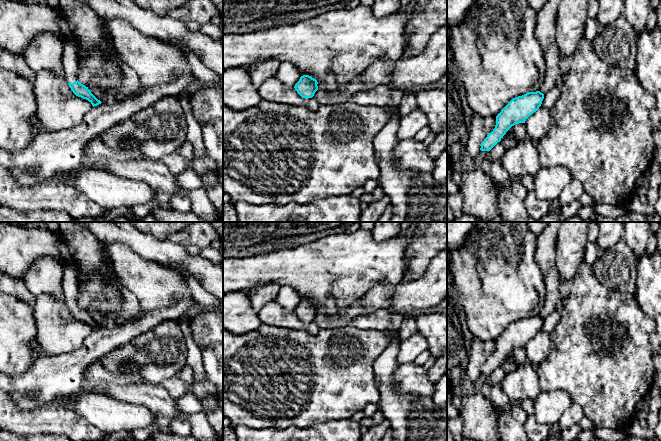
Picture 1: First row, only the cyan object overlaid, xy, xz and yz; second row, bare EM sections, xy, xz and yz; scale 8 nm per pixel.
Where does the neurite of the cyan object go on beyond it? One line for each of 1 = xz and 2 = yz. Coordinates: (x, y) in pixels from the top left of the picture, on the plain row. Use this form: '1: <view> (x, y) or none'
1: none
2: none

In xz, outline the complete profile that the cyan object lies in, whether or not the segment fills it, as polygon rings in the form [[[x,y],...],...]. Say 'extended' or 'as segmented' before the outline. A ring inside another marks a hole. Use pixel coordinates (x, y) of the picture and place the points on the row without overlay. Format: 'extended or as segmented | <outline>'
as segmented | [[[303,299],[295,308],[294,312],[302,322],[312,322],[318,314],[318,306],[309,299]]]

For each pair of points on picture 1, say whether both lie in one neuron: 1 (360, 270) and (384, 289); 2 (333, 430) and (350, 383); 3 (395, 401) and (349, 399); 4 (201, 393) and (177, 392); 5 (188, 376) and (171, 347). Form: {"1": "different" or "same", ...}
{"1": "different", "2": "different", "3": "different", "4": "same", "5": "different"}

